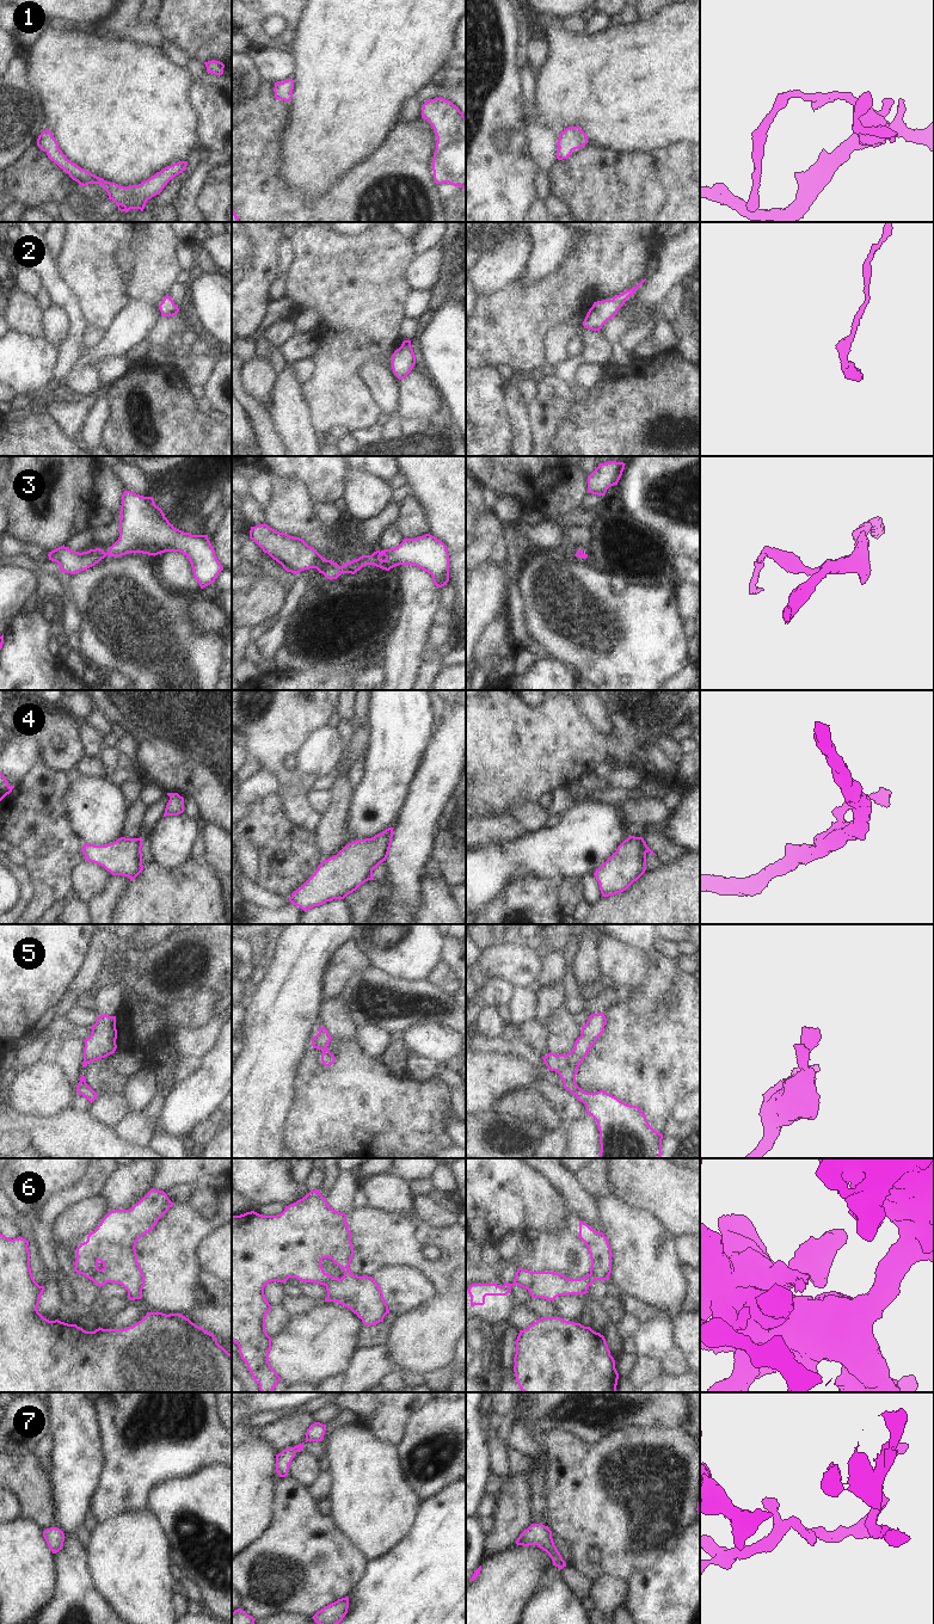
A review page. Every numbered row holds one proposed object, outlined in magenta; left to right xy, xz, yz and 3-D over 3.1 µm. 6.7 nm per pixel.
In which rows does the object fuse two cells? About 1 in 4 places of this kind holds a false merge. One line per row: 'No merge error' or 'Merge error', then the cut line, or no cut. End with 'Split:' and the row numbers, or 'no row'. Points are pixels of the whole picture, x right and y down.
1: No merge error. No split
2: No merge error. No split
3: No merge error. No split
4: Merge error. Split along yz (634, 837), (641, 841), (644, 871)
5: No merge error. No split
6: No merge error. No split
7: No merge error. No split
Split: 4.

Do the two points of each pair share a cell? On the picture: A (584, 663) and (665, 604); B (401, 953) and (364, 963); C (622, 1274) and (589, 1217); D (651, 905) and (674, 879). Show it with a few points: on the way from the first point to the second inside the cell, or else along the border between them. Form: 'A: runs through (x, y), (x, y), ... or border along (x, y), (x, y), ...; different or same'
A: runs through (604, 643), (625, 641), (645, 621); same
B: border along (355, 940), (375, 966); different
C: border along (597, 1203), (601, 1229), (603, 1231); different
D: runs through (657, 899), (671, 885); same

